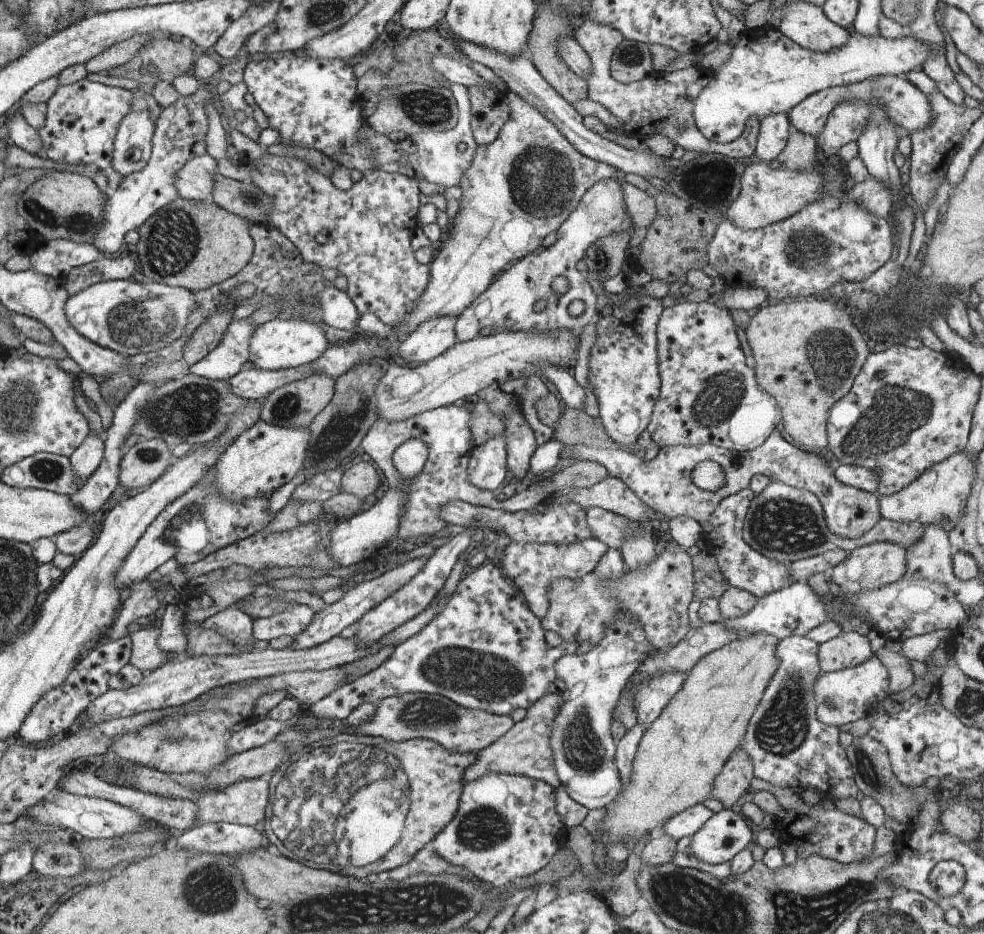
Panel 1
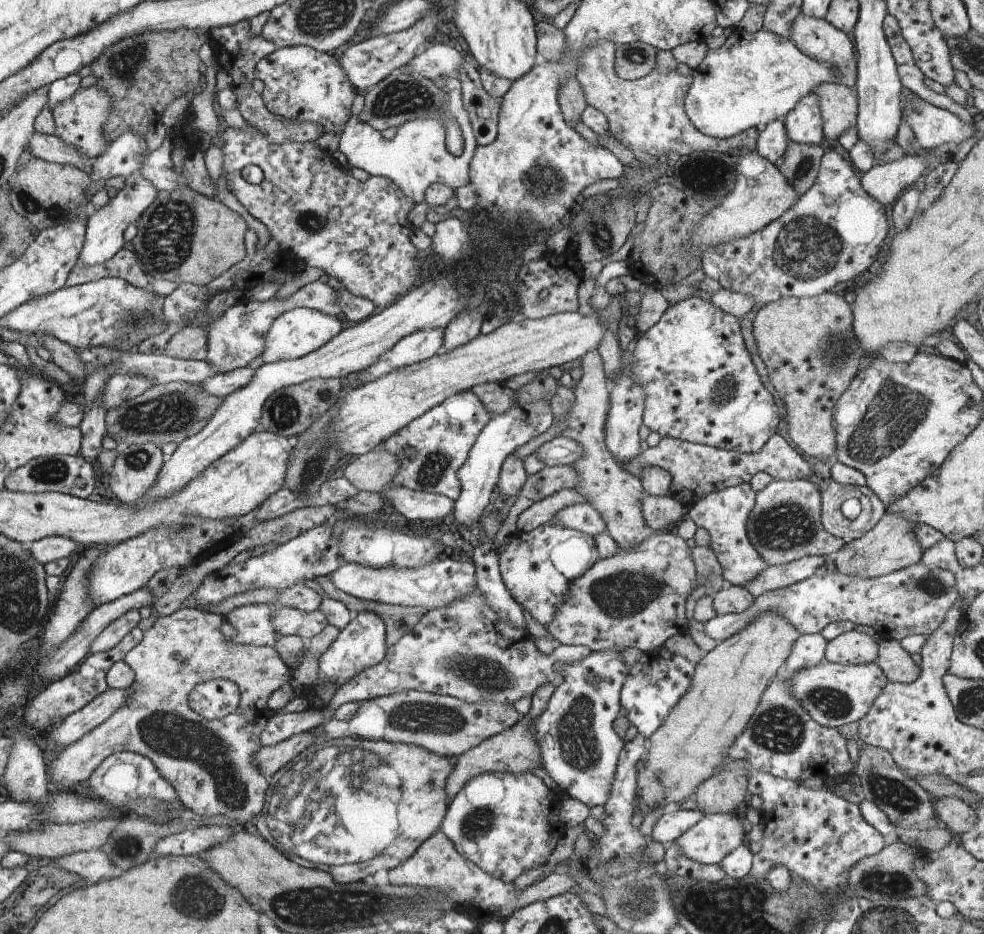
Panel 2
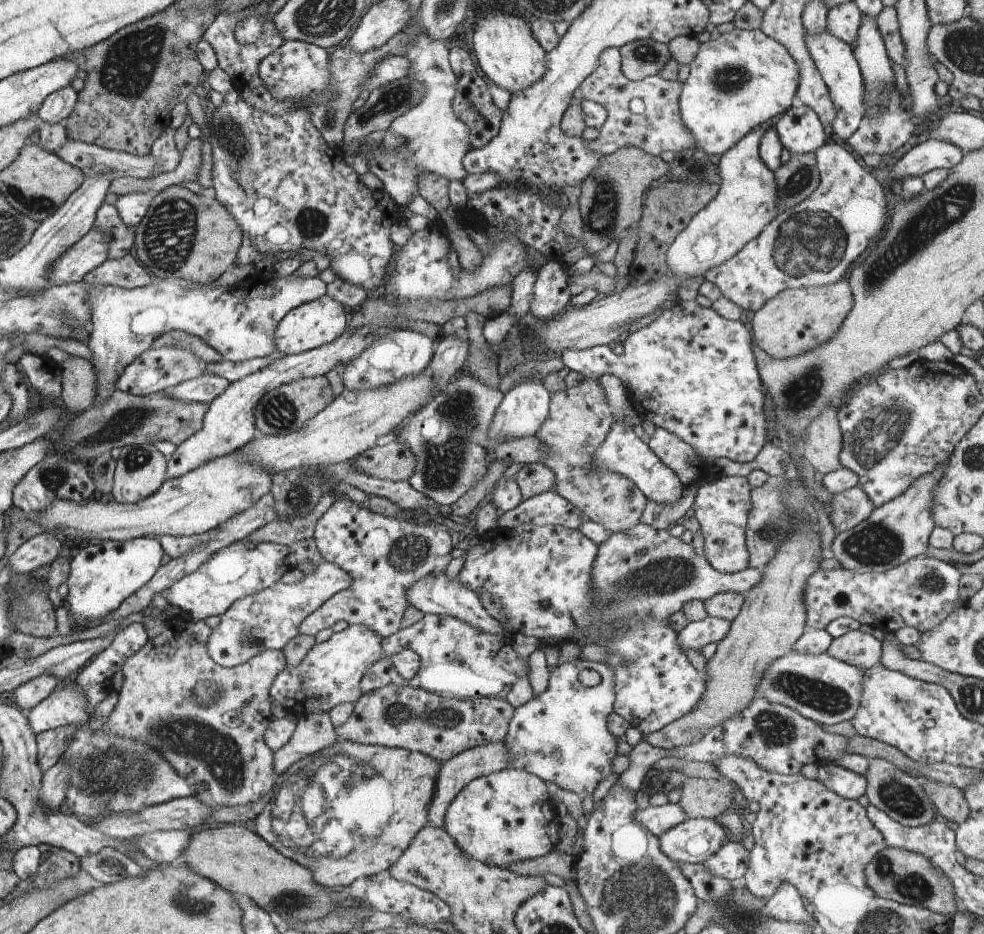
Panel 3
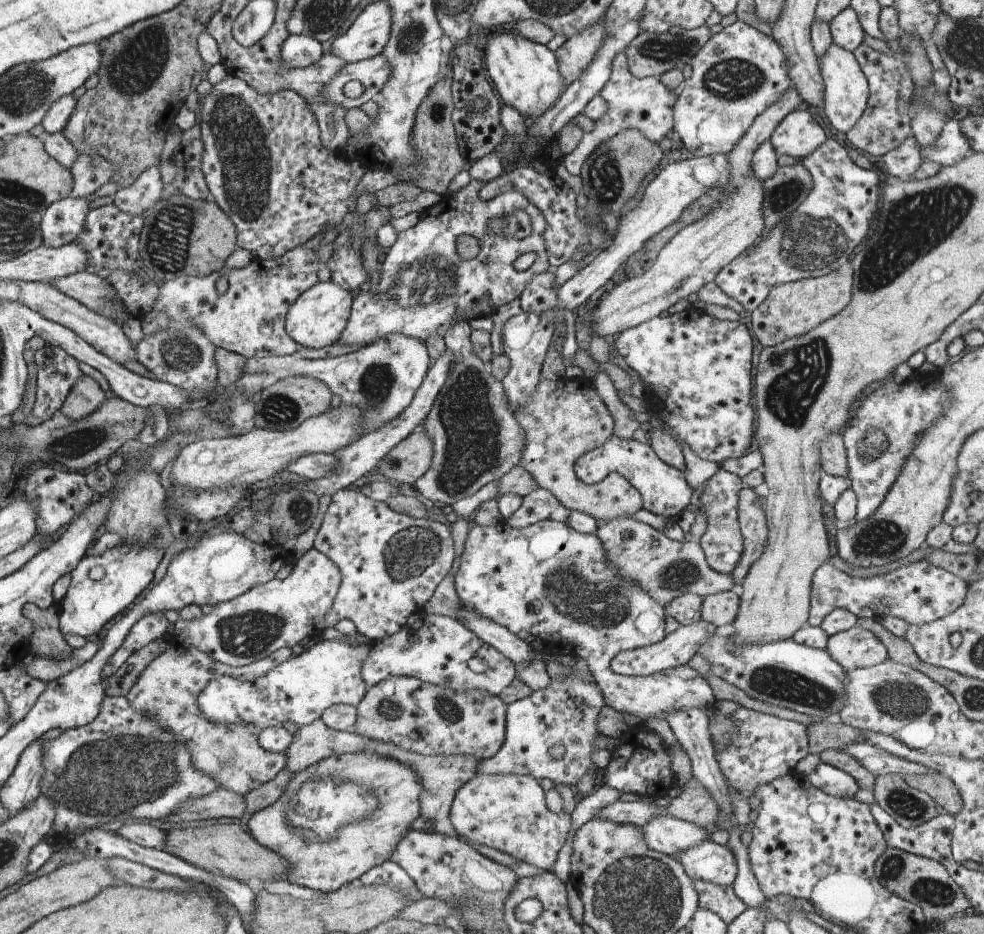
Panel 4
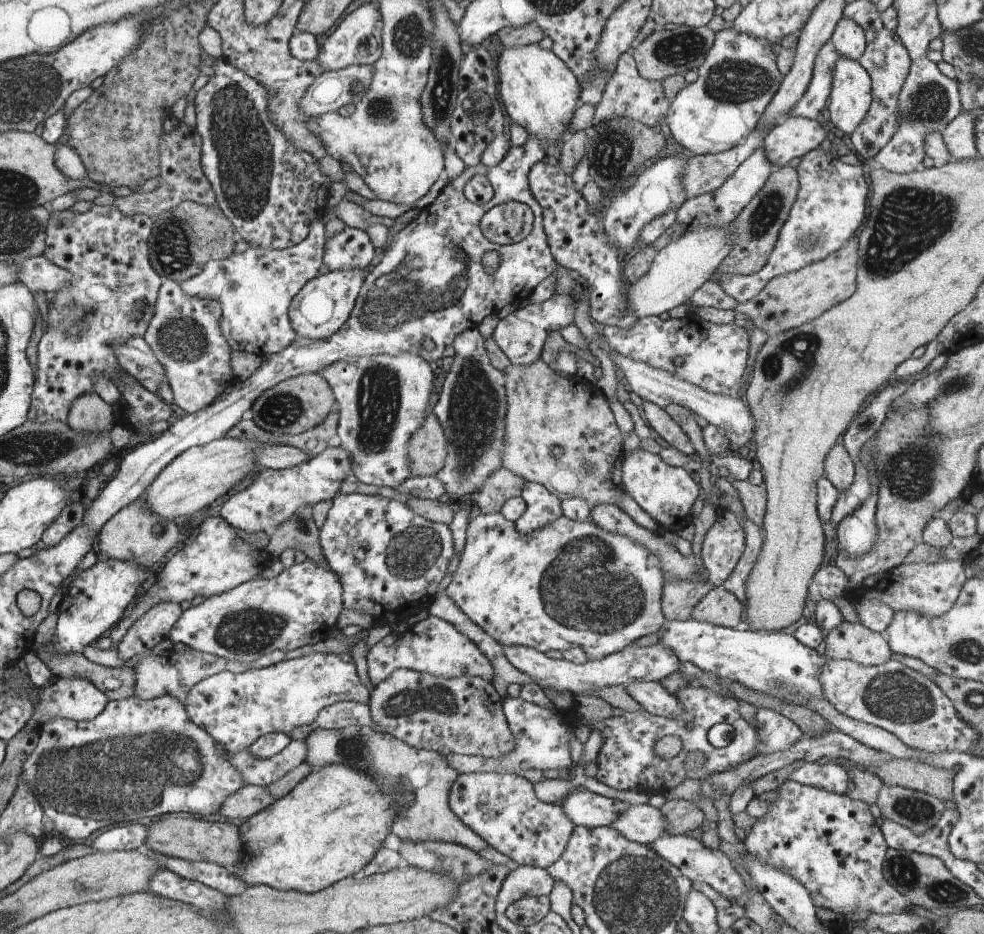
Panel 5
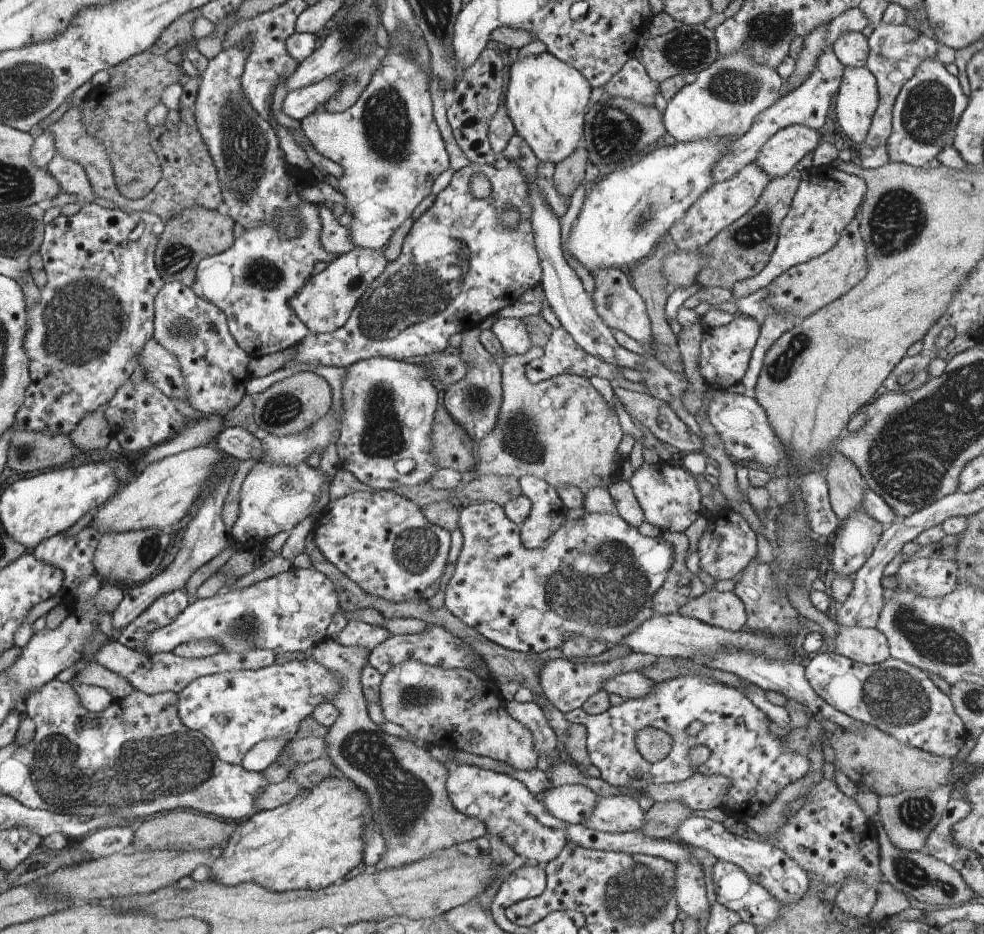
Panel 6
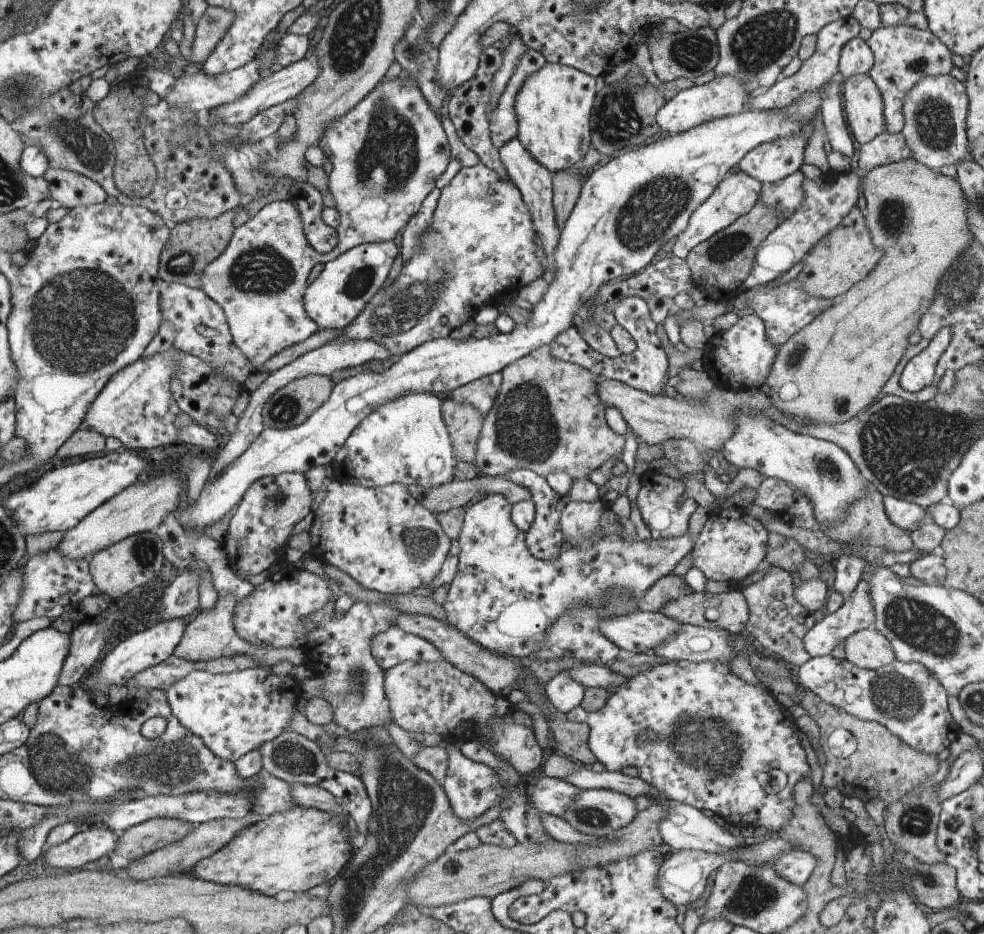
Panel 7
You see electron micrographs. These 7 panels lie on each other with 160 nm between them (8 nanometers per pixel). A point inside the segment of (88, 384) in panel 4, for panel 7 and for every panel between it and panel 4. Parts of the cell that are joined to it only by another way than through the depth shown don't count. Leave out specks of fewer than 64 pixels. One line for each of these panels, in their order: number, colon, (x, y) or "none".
5: (90, 413)
6: (94, 431)
7: (85, 441)

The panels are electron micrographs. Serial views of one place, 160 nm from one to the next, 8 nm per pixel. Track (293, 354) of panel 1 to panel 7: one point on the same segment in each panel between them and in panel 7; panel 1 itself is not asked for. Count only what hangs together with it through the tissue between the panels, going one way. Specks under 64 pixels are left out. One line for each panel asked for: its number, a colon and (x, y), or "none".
2: (296, 333)
3: (315, 323)
4: (320, 316)
5: (321, 308)
6: (326, 303)
7: (335, 299)

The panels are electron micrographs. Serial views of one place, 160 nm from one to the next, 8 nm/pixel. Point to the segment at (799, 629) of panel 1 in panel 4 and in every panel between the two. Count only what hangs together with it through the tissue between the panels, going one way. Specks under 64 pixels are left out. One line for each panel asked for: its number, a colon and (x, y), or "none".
2: (917, 597)
3: (921, 592)
4: (920, 593)

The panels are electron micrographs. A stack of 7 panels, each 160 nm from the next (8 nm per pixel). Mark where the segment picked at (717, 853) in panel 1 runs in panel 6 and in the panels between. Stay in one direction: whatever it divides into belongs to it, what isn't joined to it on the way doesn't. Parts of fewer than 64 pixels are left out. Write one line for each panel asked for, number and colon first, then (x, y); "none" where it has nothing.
2: (715, 835)
3: (695, 840)
4: (667, 835)
5: (643, 824)
6: (615, 814)

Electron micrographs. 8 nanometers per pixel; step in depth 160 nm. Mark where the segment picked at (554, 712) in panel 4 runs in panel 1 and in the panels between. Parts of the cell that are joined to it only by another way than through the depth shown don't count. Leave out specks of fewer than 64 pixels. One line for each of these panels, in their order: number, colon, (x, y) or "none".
1: (583, 746)
2: (579, 746)
3: (562, 735)

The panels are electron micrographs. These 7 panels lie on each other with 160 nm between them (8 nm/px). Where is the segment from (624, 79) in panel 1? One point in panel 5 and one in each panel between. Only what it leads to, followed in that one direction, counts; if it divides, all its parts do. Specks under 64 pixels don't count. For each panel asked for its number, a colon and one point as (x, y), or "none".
2: (635, 60)
3: (639, 59)
4: (648, 54)
5: (664, 53)

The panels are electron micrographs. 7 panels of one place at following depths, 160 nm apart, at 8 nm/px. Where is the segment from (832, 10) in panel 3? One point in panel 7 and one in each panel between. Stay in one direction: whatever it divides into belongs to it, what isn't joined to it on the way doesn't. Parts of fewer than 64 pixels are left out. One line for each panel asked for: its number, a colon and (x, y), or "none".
4: (847, 32)
5: (848, 38)
6: (851, 48)
7: (856, 58)

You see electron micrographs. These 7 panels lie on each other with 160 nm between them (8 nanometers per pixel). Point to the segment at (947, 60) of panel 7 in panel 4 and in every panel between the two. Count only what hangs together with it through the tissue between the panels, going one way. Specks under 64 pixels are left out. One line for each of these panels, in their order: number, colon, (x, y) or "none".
4: (886, 123)
5: (886, 60)
6: (895, 51)

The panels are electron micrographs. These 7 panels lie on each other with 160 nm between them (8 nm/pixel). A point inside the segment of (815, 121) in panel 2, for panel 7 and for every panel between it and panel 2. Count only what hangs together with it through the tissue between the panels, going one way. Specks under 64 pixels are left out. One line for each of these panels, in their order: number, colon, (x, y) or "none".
3: (800, 131)
4: (799, 134)
5: (794, 136)
6: (785, 148)
7: (770, 162)

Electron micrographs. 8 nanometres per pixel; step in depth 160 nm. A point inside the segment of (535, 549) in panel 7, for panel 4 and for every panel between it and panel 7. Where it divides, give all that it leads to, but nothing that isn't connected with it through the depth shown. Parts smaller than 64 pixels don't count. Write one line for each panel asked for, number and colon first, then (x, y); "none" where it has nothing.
4: (539, 505)
5: (542, 507)
6: (547, 513)

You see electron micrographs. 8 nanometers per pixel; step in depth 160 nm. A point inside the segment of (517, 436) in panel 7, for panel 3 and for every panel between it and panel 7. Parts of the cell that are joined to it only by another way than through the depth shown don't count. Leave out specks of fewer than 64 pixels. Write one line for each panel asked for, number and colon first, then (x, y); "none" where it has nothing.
3: (579, 419)
4: (563, 420)
5: (559, 433)
6: (561, 430)

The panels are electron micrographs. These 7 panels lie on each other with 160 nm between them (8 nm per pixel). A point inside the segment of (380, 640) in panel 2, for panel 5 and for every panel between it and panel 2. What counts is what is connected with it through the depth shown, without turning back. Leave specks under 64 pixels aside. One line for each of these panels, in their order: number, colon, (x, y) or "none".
3: (330, 674)
4: (299, 690)
5: (236, 708)

